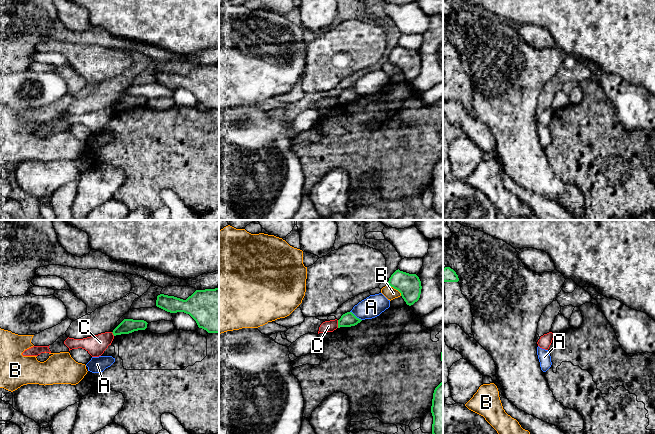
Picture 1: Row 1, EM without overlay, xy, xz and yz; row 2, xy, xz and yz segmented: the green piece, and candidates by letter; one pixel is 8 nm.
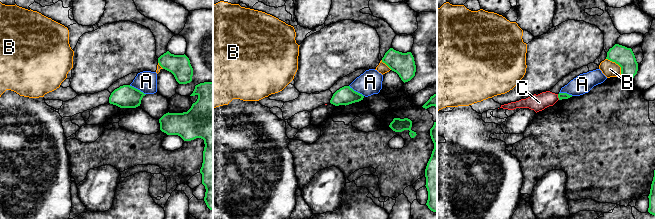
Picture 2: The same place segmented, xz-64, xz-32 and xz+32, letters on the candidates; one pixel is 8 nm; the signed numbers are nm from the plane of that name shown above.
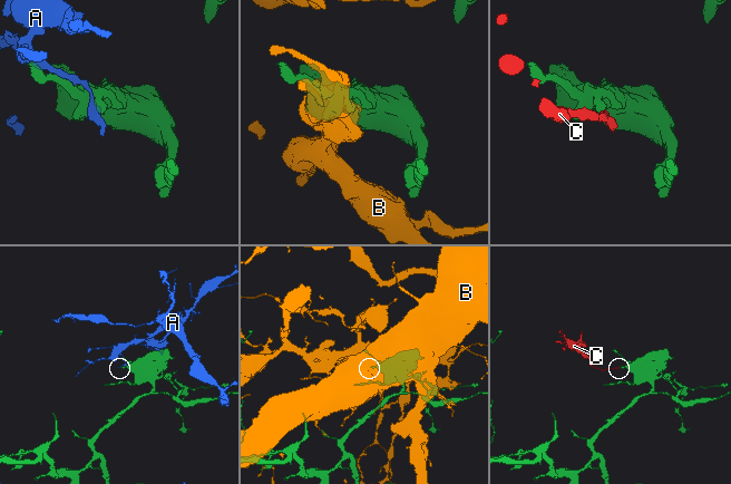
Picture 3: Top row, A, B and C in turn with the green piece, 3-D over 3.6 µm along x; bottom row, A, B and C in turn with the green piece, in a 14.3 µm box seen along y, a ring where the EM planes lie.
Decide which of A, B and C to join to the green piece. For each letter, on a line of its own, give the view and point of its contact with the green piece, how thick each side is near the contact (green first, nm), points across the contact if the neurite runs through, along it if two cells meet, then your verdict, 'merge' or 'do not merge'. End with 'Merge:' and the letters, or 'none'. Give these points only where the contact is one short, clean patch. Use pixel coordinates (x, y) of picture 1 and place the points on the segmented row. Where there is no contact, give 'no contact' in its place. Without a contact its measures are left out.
A: meets green in xz at (355, 316); 120 nm thick on the green side, 170 nm on the other; do not merge
B: meets green in xz at (395, 288); 190 nm thick on the green side, 100 nm on the other; do not merge
C: meets green in xz at (338, 324); 120 nm thick on the green side, 100 nm on the other; border along xz (337, 320), (338, 327); do not merge
Merge: none

